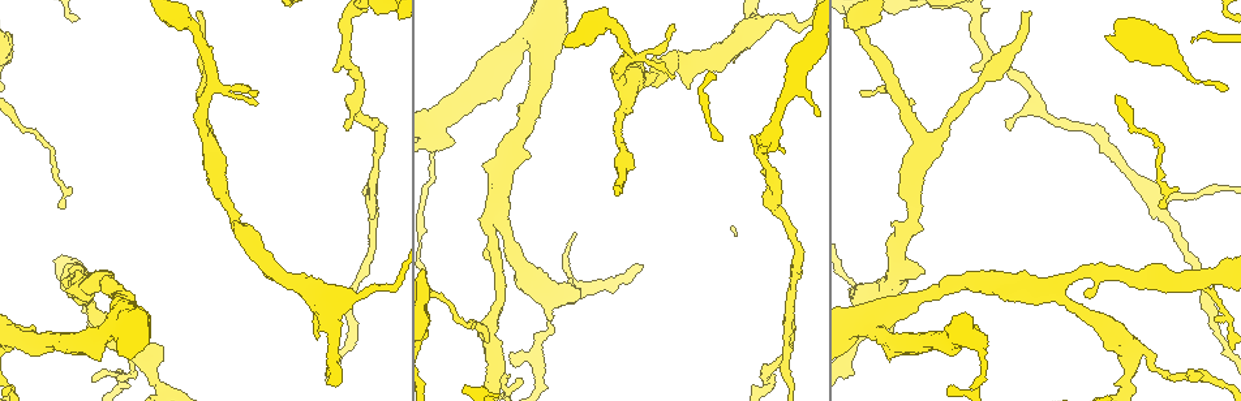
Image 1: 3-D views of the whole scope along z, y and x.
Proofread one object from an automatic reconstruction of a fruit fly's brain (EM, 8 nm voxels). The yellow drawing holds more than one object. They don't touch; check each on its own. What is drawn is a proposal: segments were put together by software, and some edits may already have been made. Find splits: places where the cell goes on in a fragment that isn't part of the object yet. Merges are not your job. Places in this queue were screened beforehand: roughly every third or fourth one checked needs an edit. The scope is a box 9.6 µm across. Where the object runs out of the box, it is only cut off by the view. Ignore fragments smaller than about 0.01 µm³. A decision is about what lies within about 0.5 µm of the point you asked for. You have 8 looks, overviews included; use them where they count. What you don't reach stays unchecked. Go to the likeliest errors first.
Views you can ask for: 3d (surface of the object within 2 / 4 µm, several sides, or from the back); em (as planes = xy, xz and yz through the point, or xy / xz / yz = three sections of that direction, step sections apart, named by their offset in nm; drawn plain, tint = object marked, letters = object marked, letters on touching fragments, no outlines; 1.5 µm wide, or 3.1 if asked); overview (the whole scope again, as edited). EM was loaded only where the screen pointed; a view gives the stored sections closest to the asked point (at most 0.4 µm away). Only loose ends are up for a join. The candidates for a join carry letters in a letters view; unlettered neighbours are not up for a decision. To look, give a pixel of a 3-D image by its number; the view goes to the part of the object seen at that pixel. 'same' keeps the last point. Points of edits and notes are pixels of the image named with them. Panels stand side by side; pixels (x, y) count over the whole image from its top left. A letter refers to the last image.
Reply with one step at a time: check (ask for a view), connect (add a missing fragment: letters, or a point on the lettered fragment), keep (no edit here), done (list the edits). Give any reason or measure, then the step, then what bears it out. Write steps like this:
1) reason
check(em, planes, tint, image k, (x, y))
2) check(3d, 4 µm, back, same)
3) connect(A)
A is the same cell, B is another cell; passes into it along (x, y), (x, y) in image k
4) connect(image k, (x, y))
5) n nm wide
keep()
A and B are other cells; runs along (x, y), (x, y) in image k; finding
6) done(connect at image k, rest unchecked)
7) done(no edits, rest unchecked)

an open end
check(em, xz, step 4, letters, image 1, (1009, 130))

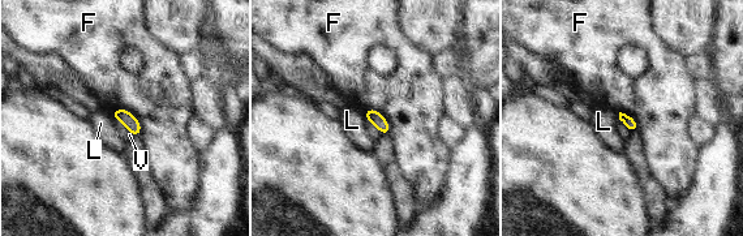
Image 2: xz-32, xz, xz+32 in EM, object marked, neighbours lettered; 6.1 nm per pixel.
check(em, planes, letters, same)

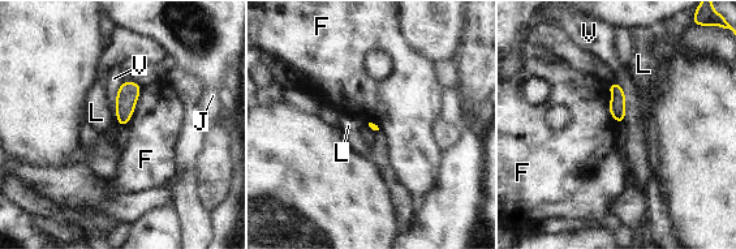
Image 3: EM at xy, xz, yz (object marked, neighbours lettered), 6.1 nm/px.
F touches over 280 nm
keep()
F, J, L and V are other cells; border along (141, 87), (132, 117), (120, 127) in image 3; no lettered fragment goes on from it

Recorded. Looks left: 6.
check(3d, 2 µm, image 1, (580, 293))

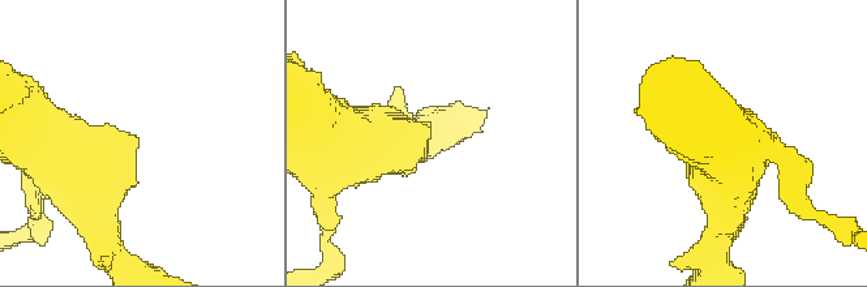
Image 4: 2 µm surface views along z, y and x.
need the tissue
check(em, planes, letters, image 4, (139, 141))

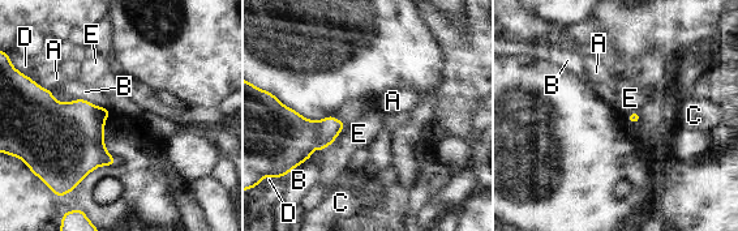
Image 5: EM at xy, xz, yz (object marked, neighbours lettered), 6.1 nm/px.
B touches over 240 nm
keep()
A, B, C, D and E are other cells; border along (346, 125), (321, 154) in image 5; no lettered fragment goes on from it

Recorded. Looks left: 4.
branch stops here
check(em, xy, step 4, tint, image 1, (95, 377))

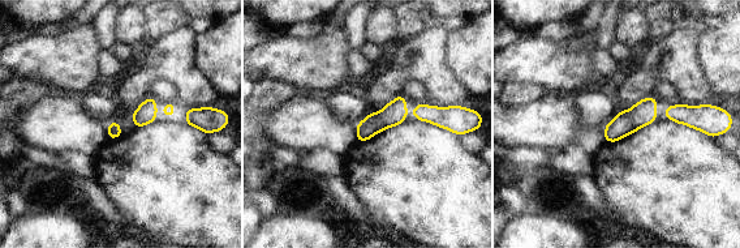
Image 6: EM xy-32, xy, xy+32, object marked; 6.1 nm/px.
check(em, xz, step 4, letters, same)

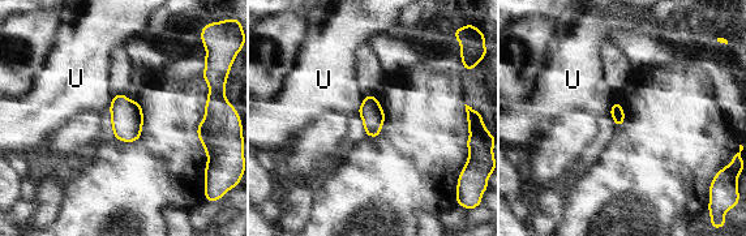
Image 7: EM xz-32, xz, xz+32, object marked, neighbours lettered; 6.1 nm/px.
U touches over 130 nm
keep()
U is another cell; border along (365, 95), (356, 112) in image 7; none of them fits

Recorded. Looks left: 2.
done(no edits, rest unchecked)

